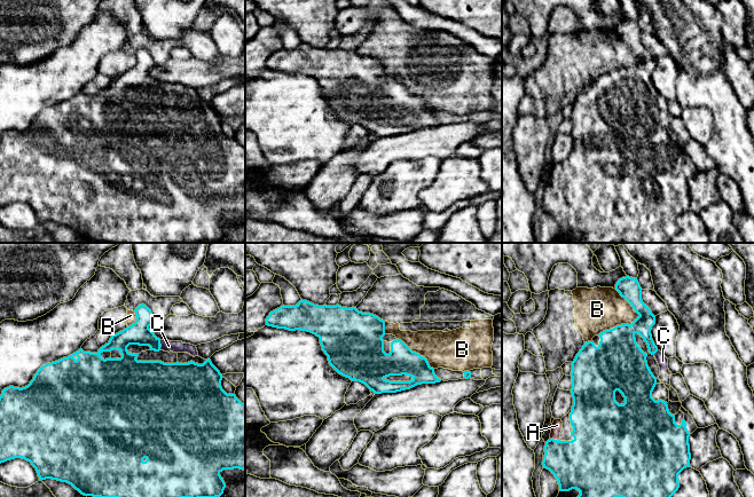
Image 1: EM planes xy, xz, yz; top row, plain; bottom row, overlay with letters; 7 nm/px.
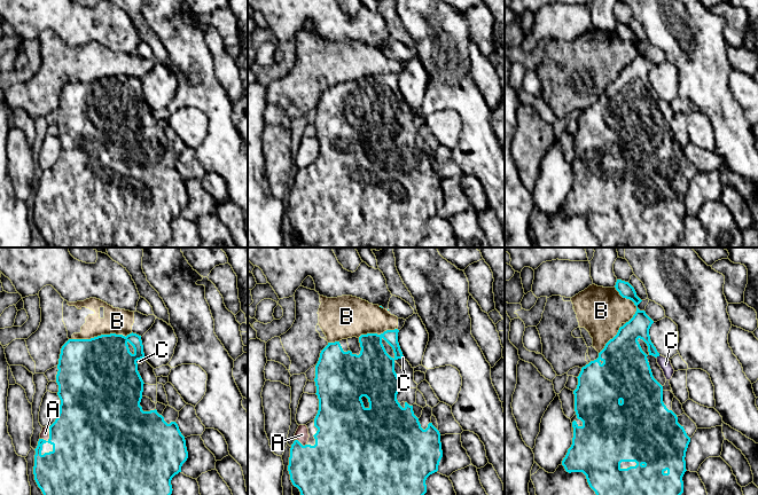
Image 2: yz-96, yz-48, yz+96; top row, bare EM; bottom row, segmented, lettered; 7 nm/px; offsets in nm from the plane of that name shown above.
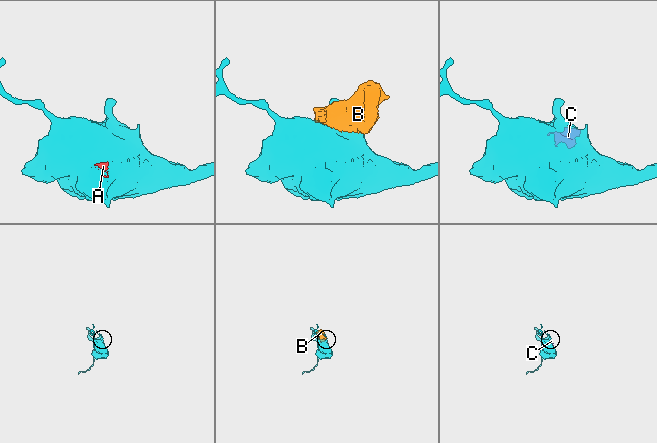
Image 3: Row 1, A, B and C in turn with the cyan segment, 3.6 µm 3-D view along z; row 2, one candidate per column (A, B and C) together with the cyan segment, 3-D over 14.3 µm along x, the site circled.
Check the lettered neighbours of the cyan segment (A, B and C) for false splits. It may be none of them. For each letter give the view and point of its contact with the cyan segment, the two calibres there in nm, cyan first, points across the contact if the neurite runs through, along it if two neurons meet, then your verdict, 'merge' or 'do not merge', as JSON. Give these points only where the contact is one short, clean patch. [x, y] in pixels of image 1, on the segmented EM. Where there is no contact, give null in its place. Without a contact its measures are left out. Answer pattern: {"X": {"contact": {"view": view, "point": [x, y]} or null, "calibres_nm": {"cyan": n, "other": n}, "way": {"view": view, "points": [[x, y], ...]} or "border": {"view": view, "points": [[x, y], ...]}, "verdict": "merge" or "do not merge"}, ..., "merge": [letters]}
{"A": {"contact": {"view": "yz", "point": [555, 440]}, "calibres_nm": {"cyan": 360, "other": 80}, "way": {"view": "yz", "points": [[581, 464], [555, 440], [557, 425]]}, "verdict": "merge"}, "B": {"contact": {"view": "yz", "point": [631, 323]}, "calibres_nm": {"cyan": 320, "other": 300}, "verdict": "do not merge"}, "C": {"contact": {"view": "xy", "point": [160, 345]}, "calibres_nm": {"cyan": 280, "other": 80}, "verdict": "merge"}, "merge": ["A", "C"]}

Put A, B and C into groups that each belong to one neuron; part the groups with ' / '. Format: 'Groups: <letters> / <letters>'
Groups: A C / B

